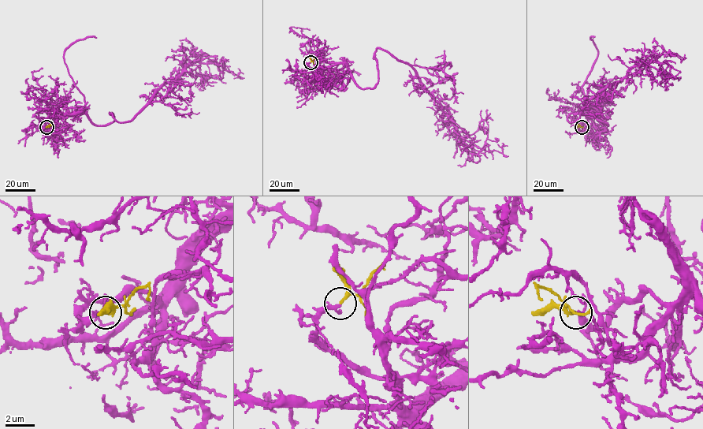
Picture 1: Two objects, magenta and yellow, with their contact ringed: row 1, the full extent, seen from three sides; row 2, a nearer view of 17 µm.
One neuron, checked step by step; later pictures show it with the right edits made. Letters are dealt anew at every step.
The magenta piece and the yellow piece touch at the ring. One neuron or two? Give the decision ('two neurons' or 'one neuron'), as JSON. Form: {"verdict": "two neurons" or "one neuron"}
{"verdict": "one neuron"}

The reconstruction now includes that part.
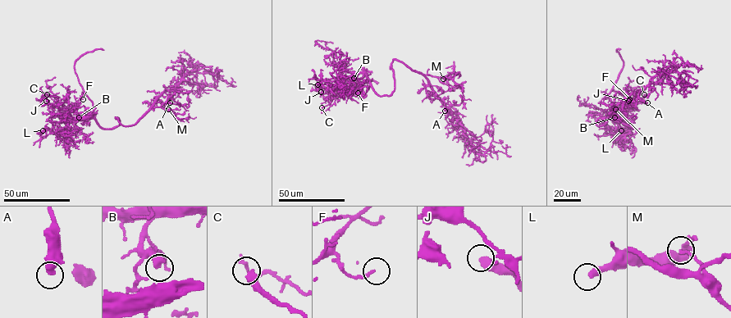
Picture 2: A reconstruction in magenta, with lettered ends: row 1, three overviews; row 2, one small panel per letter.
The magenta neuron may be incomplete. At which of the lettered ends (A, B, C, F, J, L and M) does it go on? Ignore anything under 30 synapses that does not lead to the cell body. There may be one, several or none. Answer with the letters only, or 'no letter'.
B, J, L

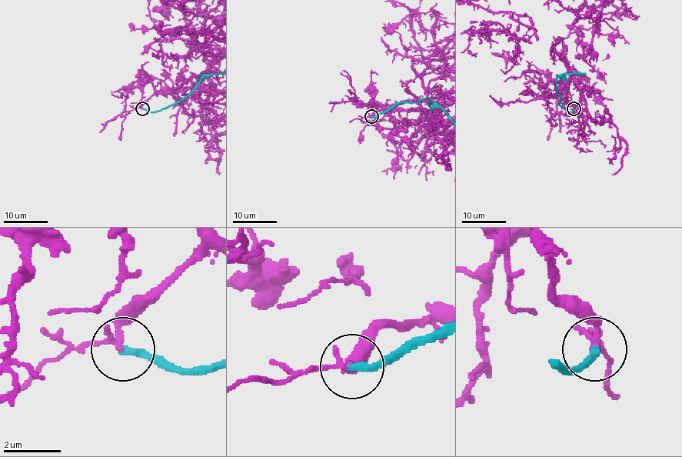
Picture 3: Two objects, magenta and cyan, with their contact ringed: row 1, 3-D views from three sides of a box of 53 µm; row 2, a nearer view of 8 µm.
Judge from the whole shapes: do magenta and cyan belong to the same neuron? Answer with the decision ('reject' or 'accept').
reject

